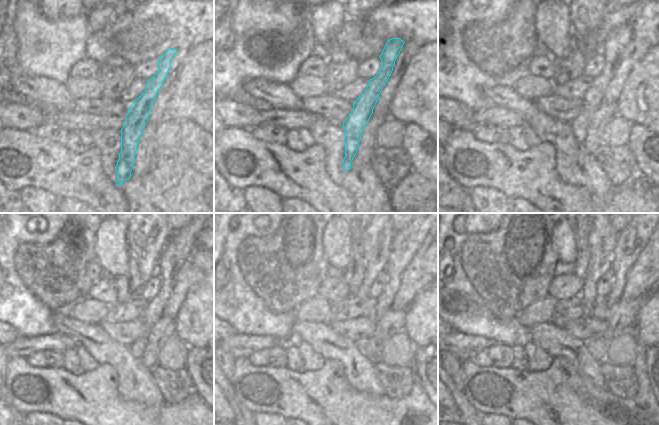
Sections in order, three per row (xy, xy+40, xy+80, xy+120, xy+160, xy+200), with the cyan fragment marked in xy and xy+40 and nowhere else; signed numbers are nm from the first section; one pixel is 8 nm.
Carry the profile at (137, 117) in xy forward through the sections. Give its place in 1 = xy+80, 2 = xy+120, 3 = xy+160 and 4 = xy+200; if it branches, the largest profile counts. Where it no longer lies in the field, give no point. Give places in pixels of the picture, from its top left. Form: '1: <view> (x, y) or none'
1: xy+80 (614, 46)
2: xy+120 (181, 243)
3: xy+160 (405, 243)
4: xy+200 (630, 242)

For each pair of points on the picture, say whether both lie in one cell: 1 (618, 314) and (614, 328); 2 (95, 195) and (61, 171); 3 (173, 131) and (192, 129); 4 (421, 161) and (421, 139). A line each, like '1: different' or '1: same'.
1: same
2: same
3: different
4: same

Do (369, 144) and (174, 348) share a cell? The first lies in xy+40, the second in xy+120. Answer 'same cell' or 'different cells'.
different cells

